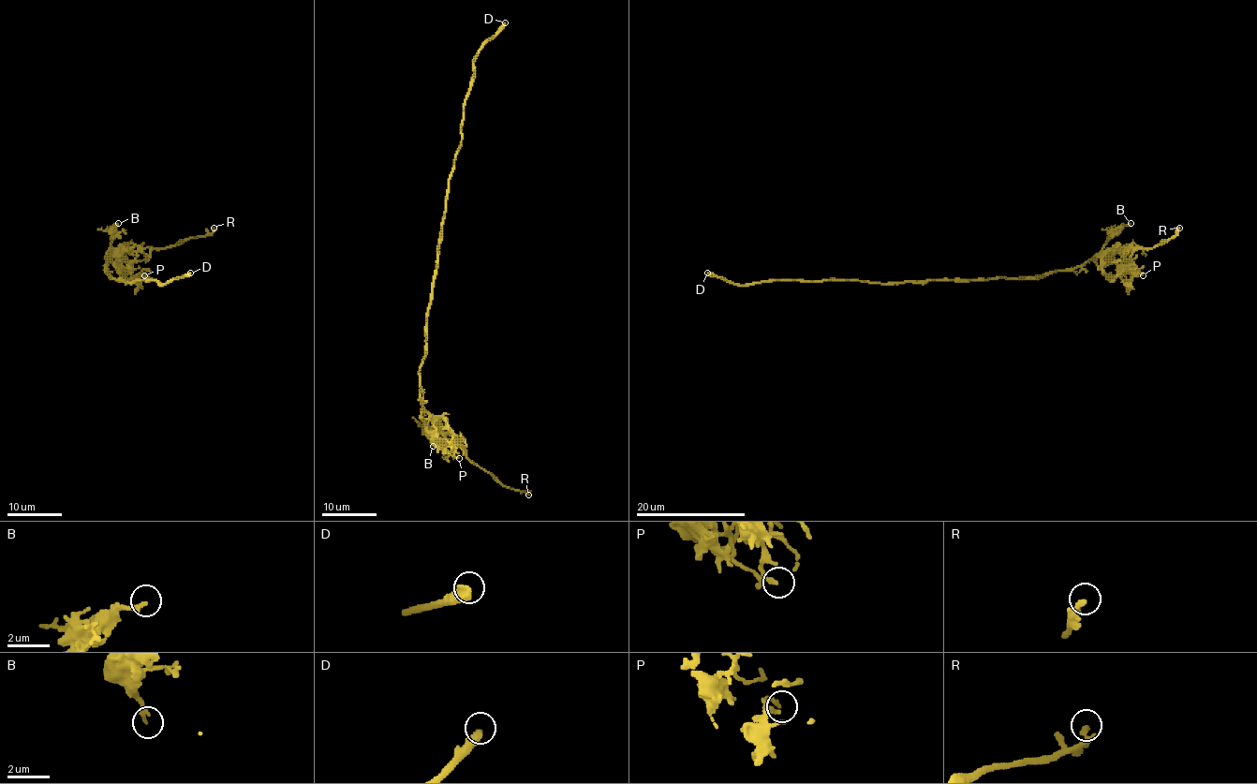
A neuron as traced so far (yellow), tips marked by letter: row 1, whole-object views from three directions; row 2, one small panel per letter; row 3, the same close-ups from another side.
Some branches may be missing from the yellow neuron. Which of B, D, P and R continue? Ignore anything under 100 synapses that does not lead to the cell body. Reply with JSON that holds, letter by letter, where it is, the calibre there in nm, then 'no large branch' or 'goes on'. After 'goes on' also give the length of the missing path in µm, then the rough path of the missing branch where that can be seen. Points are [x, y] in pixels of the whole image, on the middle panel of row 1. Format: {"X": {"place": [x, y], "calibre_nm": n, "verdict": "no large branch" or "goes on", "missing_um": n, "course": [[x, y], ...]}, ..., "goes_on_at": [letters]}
{"B": {"place": [433, 446], "calibre_nm": 190, "verdict": "no large branch"}, "D": {"place": [505, 22], "calibre_nm": 460, "verdict": "no large branch"}, "P": {"place": [459, 458], "calibre_nm": 190, "verdict": "no large branch"}, "R": {"place": [528, 495], "calibre_nm": 260, "verdict": "goes on", "missing_um": 15, "course": [[528, 495], [525, 495], [527, 492], [531, 492], [537, 506], [545, 503], [545, 492], [535, 477]]}, "goes_on_at": ["R"]}

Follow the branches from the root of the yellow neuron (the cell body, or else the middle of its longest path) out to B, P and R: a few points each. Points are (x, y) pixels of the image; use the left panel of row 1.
B: (116, 279), (104, 270), (112, 229), (118, 223)
P: (116, 279), (104, 270), (107, 255), (125, 279), (137, 279), (140, 273), (144, 275)
R: (116, 279), (104, 270), (106, 263), (115, 255), (147, 247), (171, 247), (189, 238), (210, 234), (214, 228)

